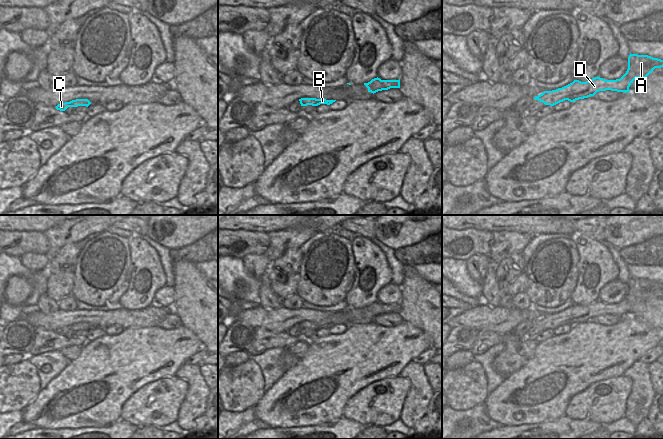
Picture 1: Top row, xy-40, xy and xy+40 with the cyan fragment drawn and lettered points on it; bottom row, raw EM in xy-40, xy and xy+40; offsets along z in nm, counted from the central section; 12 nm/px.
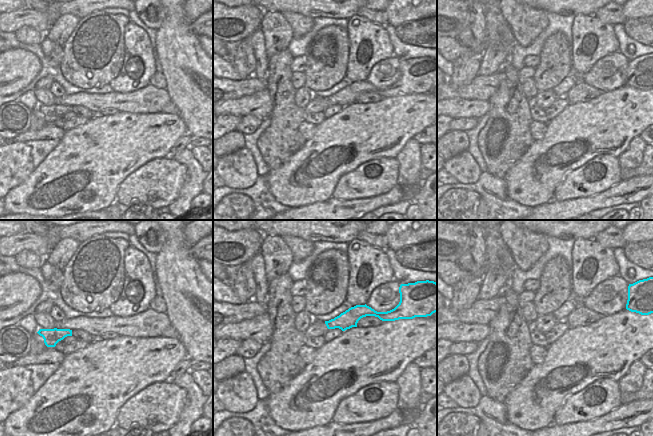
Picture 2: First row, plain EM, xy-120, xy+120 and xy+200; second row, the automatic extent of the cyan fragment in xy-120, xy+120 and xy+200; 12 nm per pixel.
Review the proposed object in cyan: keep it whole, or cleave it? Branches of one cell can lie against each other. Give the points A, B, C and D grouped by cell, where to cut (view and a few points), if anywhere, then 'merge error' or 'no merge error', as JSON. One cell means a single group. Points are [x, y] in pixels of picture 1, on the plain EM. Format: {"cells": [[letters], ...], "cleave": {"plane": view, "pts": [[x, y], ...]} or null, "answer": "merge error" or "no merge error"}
{"cells": [["A", "B", "C", "D"]], "cleave": null, "answer": "no merge error"}

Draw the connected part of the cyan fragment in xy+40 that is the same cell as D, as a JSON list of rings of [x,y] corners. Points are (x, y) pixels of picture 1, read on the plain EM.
[[[631,278],[628,281],[628,293],[626,297],[616,304],[605,304],[595,301],[586,306],[574,304],[572,307],[552,315],[544,315],[535,320],[534,324],[545,329],[554,330],[568,324],[574,326],[579,323],[594,320],[599,315],[630,316],[629,311],[636,302],[646,302],[655,292],[663,291],[663,284],[648,279]]]

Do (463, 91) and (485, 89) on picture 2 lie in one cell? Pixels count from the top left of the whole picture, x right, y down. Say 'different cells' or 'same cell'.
same cell

